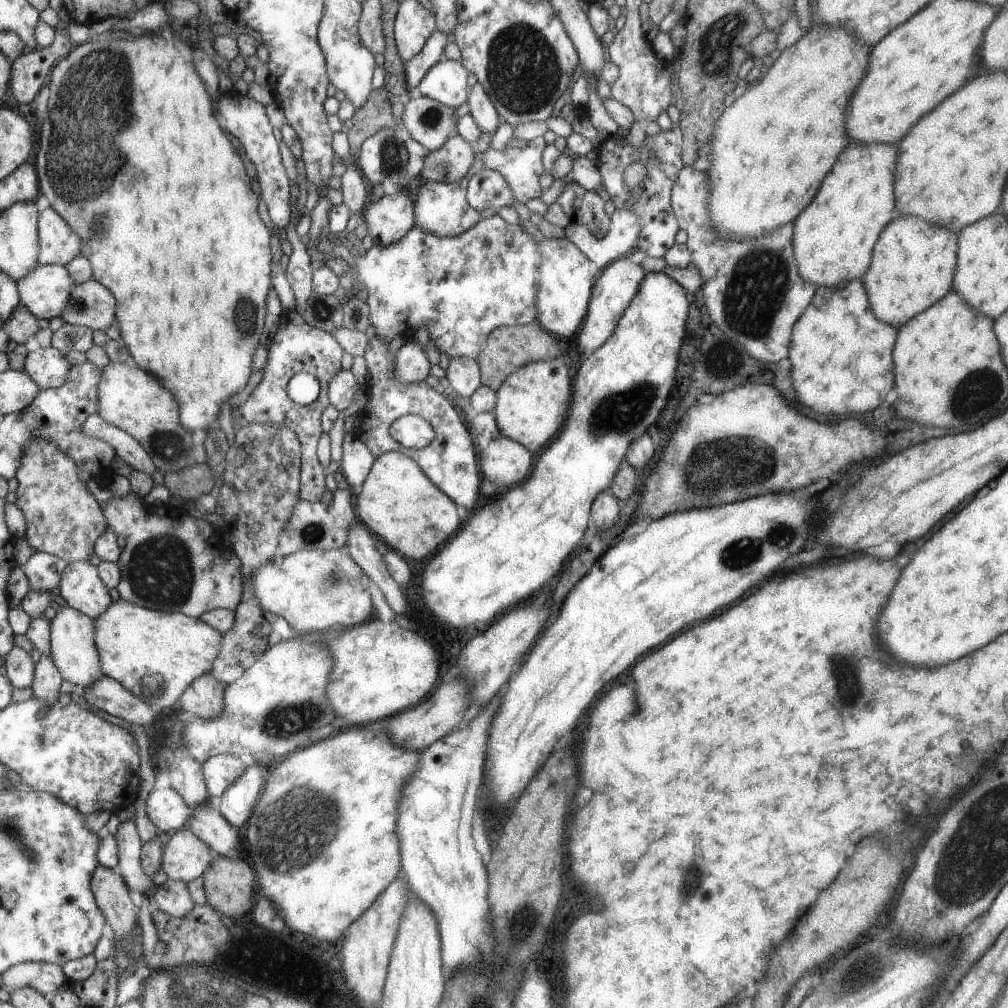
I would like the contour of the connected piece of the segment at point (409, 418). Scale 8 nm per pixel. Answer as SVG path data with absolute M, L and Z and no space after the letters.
M406 414L397 418L388 429L388 433L409 449L423 449L434 440L434 427L422 416Z

